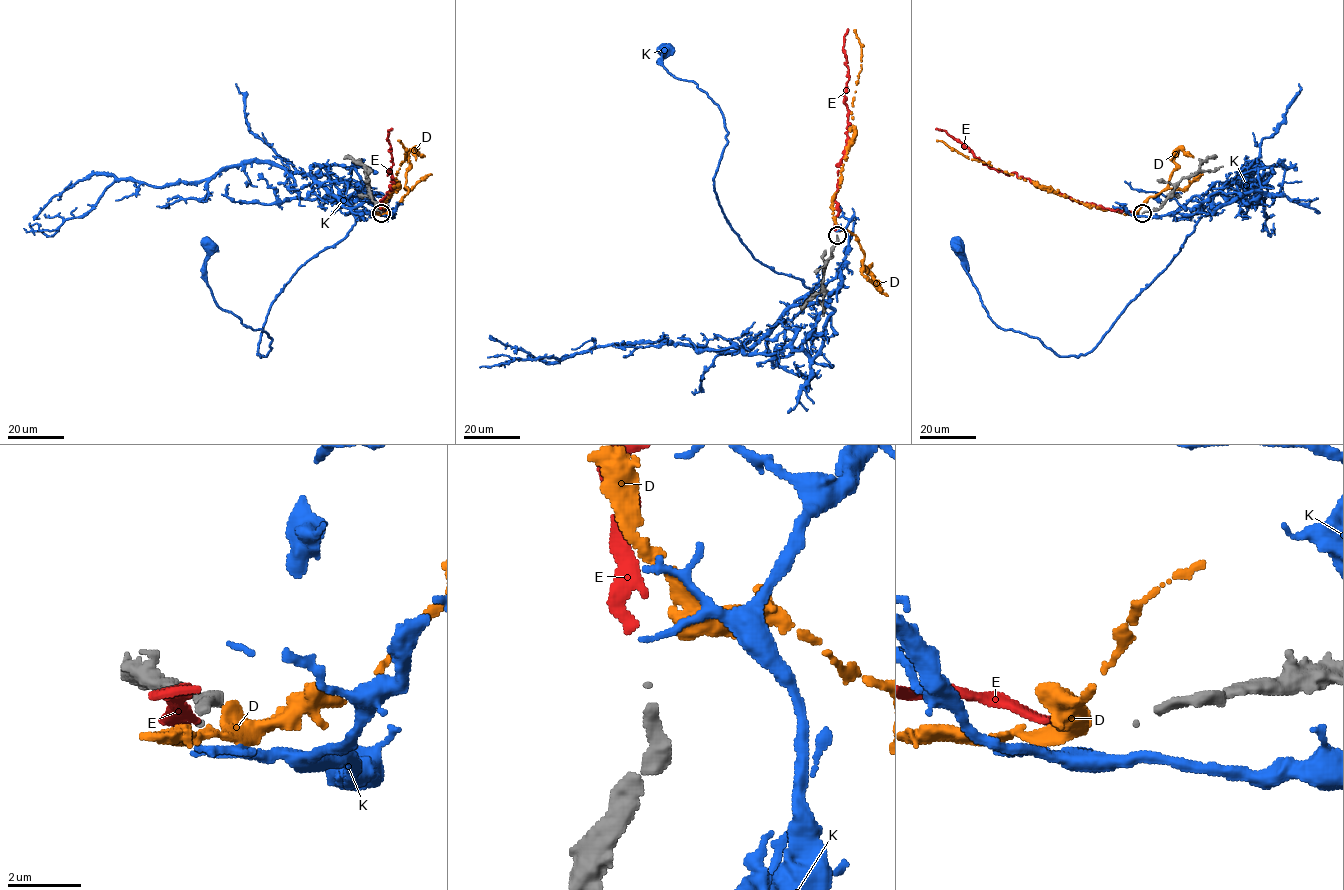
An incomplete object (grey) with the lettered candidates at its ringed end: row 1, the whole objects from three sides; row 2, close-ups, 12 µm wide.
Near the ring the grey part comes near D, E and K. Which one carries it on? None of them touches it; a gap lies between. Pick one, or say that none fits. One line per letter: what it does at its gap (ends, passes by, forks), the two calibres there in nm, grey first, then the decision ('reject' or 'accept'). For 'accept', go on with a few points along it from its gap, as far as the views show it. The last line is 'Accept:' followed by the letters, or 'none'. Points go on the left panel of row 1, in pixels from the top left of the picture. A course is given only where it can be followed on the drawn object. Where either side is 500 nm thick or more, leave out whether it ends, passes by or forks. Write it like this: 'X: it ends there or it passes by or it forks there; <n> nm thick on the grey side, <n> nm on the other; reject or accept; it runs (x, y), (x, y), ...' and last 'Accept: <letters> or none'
D: it passes by; 160 nm thick on the grey side, 400 nm on the other; accept; it runs (382, 214), (375, 209), (384, 207), (398, 187), (396, 172), (405, 159), (405, 149), (398, 140)
E: it ends there; 160 nm thick on the grey side, 240 nm on the other; reject
K: it ends there; 160 nm thick on the grey side, 200 nm on the other; reject
Accept: D

